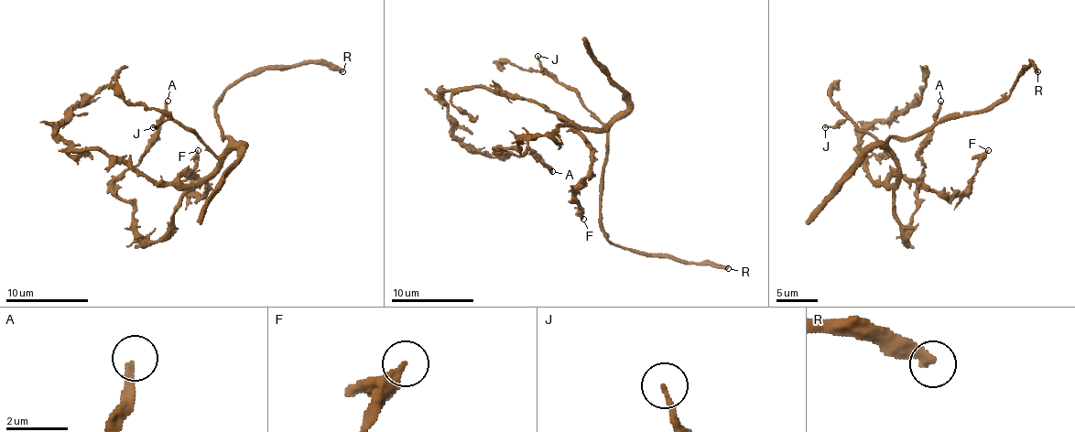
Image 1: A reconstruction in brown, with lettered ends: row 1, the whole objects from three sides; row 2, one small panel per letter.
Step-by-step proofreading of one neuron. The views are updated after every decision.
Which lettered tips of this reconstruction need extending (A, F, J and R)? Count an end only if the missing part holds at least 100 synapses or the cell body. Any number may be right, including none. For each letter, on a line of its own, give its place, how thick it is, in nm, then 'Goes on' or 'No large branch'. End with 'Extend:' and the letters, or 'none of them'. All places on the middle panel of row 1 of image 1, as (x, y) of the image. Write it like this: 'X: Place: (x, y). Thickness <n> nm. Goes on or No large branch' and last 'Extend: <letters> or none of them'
A: Place: (552, 171). Thickness 220 nm. No large branch
F: Place: (583, 219). Thickness 320 nm. No large branch
J: Place: (537, 56). Thickness 120 nm. No large branch
R: Place: (728, 268). Thickness 340 nm. Goes on
Extend: R

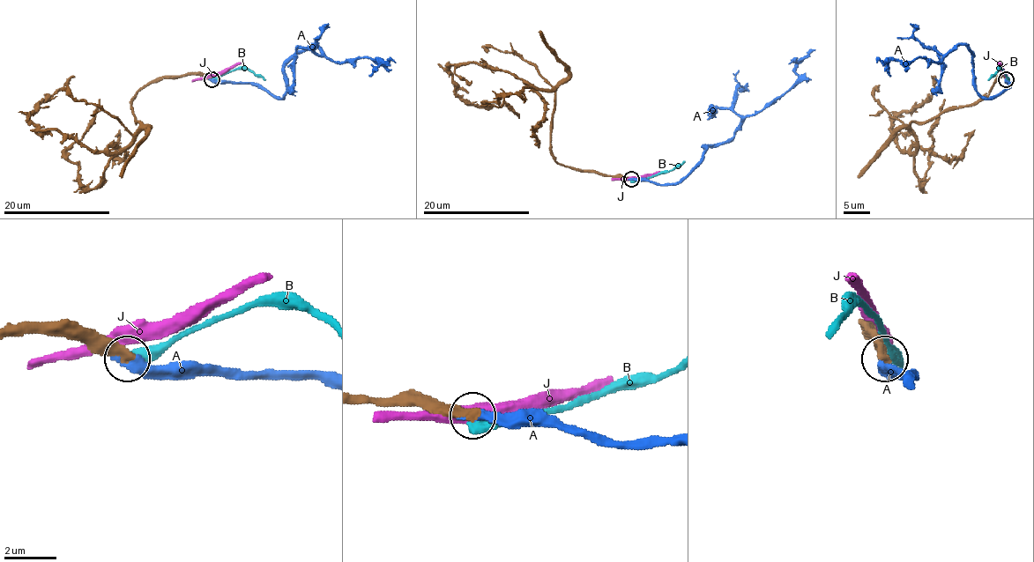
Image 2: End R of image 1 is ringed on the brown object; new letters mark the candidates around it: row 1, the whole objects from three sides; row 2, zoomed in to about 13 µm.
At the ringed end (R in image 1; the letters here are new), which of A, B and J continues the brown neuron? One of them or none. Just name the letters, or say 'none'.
A

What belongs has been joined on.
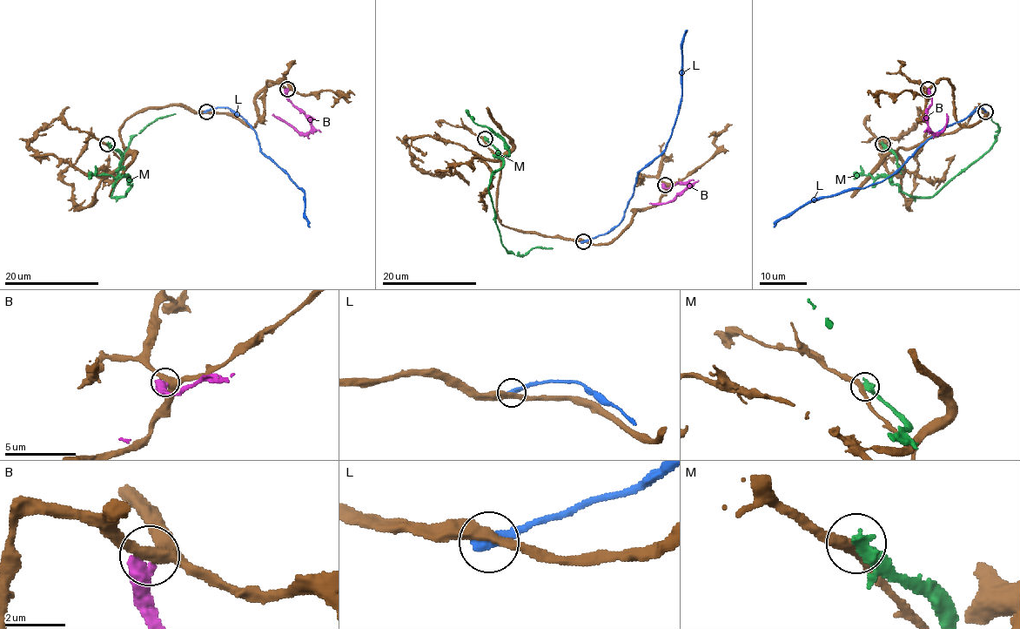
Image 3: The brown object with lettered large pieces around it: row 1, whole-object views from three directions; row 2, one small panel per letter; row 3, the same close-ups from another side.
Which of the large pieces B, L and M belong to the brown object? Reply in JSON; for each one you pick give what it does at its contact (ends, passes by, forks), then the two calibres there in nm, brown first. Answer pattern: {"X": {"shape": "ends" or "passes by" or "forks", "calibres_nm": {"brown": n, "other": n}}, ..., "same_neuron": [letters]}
{"same_neuron": []}

